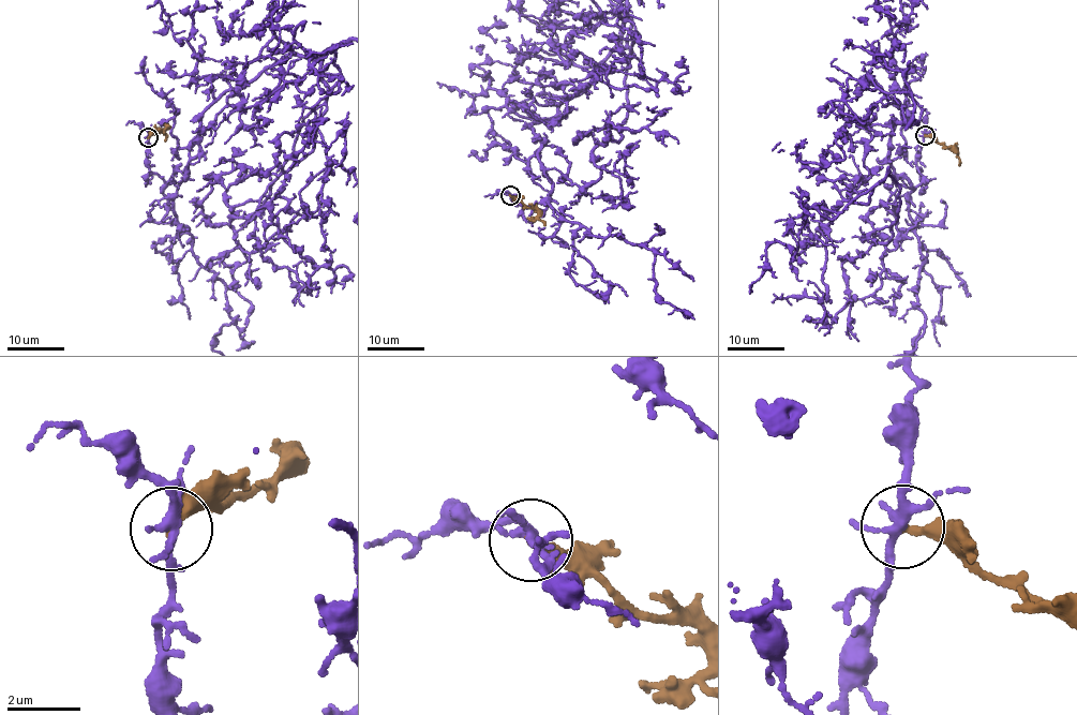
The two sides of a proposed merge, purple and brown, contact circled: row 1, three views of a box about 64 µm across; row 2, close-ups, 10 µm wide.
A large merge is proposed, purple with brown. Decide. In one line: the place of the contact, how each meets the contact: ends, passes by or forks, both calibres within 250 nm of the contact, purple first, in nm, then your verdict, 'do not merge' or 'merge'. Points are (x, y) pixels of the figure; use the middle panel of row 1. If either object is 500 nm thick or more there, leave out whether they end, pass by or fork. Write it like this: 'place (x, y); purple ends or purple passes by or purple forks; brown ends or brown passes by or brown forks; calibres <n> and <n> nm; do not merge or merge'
place (510, 195); purple forks; brown ends; calibres 240 and 260 nm; do not merge

